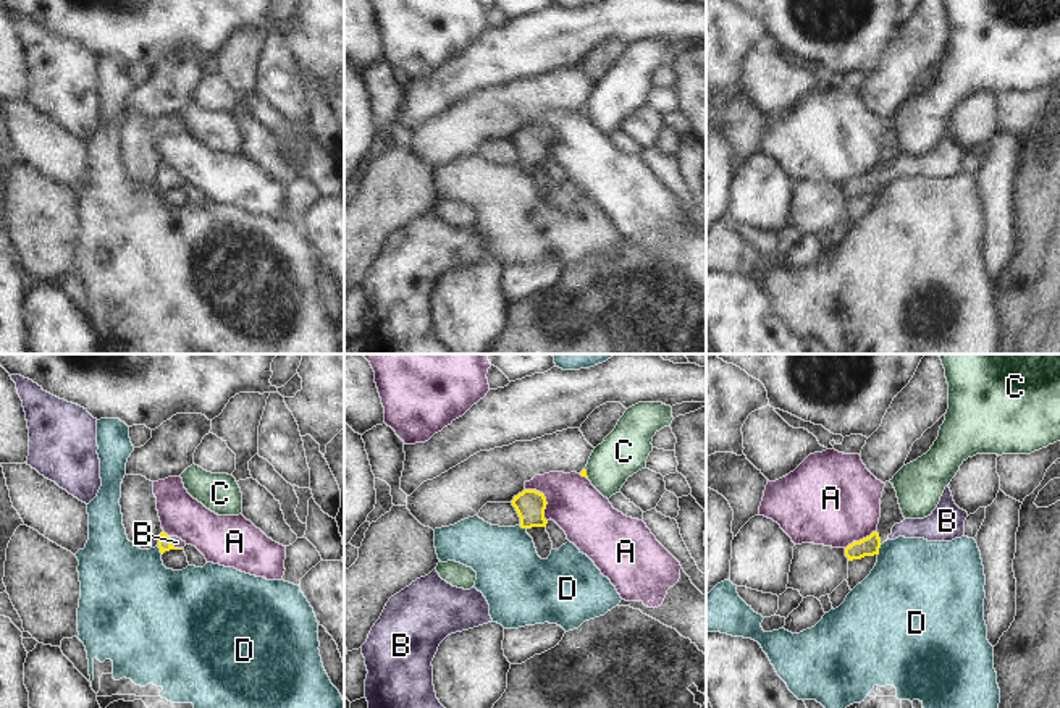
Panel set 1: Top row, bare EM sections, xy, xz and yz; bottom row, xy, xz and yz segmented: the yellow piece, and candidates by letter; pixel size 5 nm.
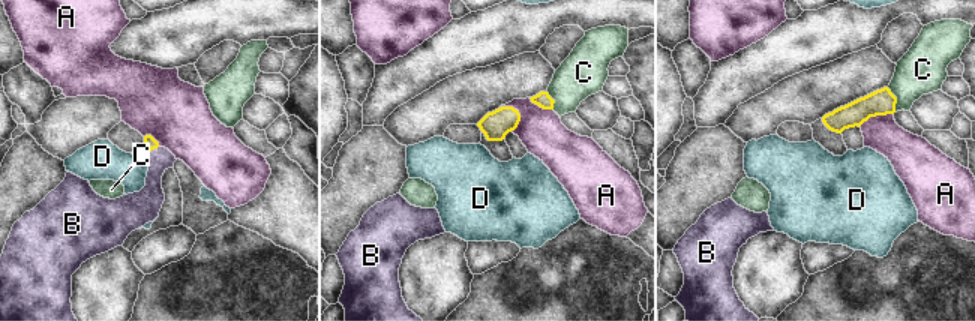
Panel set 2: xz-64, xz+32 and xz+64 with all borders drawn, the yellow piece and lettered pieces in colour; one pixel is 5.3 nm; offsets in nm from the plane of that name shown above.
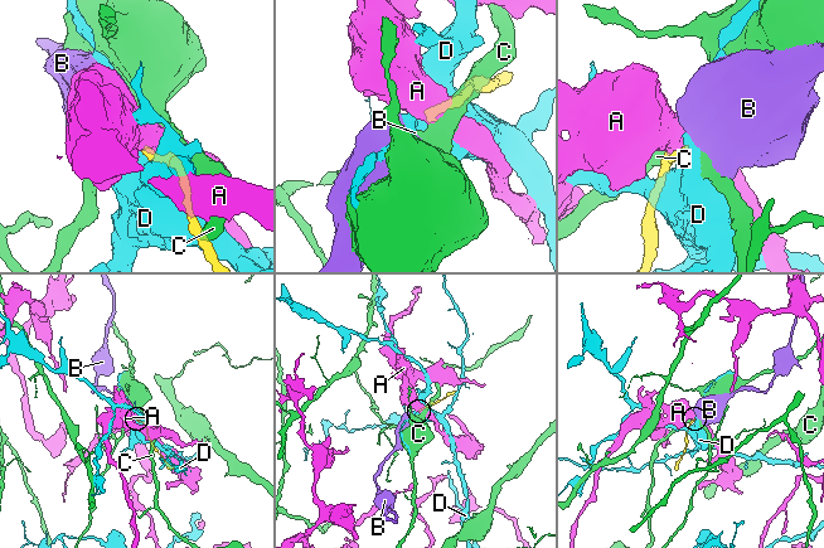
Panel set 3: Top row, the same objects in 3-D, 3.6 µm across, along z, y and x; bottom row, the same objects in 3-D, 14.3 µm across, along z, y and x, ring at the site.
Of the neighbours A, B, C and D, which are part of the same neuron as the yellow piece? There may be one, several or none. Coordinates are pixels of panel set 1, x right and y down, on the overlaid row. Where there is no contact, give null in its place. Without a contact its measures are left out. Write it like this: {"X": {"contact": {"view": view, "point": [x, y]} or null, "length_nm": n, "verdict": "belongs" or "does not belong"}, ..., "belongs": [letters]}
{"A": {"contact": {"view": "xz", "point": [545, 500]}, "length_nm": 200, "verdict": "does not belong"}, "B": {"contact": {"view": "xy", "point": [172, 545]}, "length_nm": 90, "verdict": "belongs"}, "C": {"contact": {"view": "xz", "point": [585, 474]}, "length_nm": 50, "verdict": "does not belong"}, "D": {"contact": {"view": "yz", "point": [878, 550]}, "length_nm": 60, "verdict": "does not belong"}, "belongs": ["B"]}

